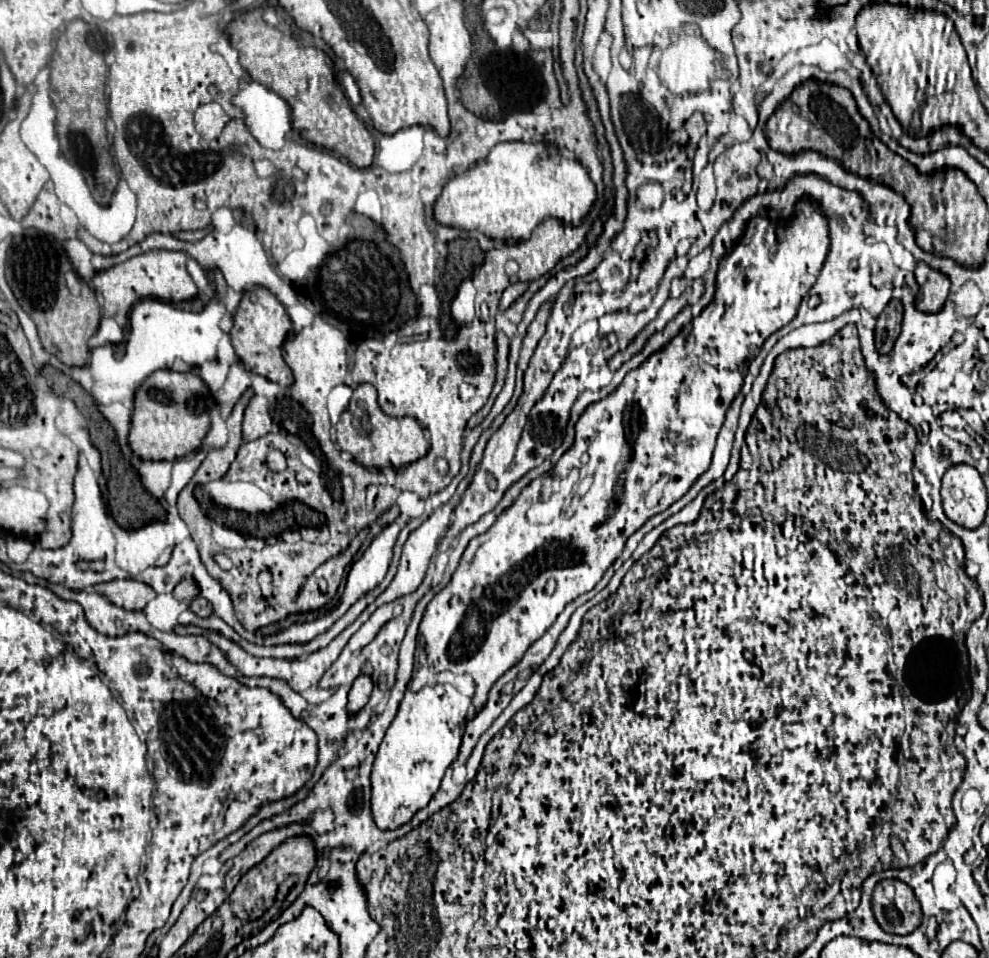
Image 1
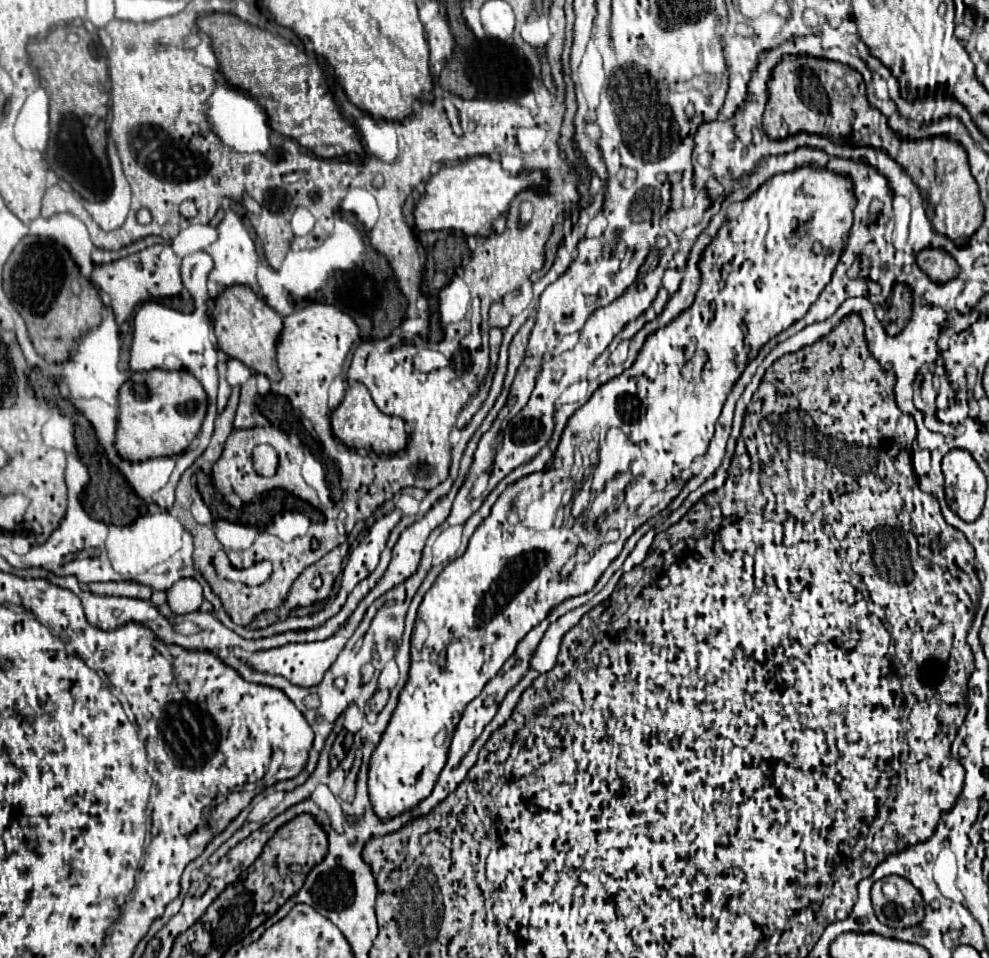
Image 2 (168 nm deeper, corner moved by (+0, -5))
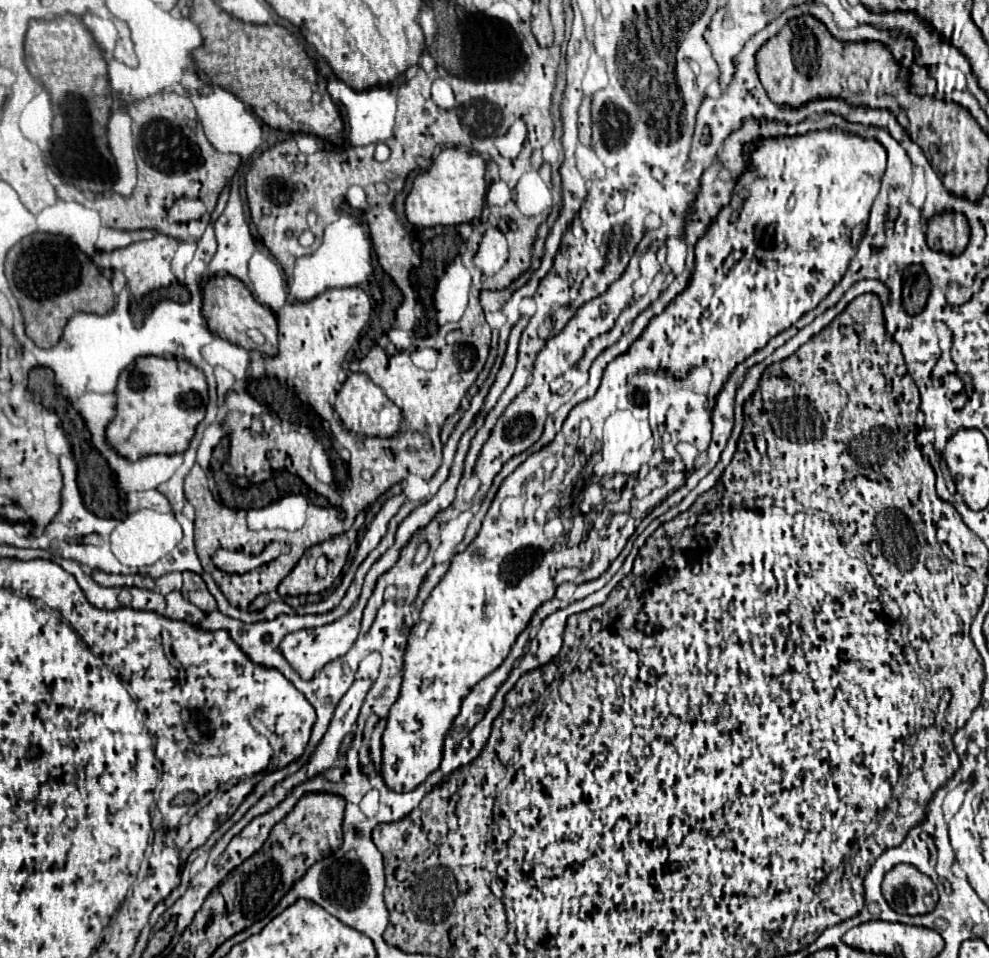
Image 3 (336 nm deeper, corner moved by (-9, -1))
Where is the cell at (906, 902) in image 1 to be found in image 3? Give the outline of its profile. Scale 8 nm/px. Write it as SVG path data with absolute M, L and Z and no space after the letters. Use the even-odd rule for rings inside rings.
M896 865L882 881L882 893L896 913L924 915L938 903L938 889L912 865Z

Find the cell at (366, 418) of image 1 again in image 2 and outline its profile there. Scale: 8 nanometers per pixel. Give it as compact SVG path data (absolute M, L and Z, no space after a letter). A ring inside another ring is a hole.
M351 381L343 401L331 411L331 427L333 433L353 449L365 449L373 453L395 453L407 447L407 433L405 433L405 423L399 417L385 415L377 409L377 405L371 399L371 393L363 383Z

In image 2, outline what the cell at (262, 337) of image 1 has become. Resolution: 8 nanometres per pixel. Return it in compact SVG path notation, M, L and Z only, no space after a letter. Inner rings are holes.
M231 285L219 293L213 307L213 331L219 343L219 349L233 359L245 363L251 371L269 377L271 381L281 379L281 371L275 361L275 347L279 333L283 329L283 317L275 313L263 297L255 295L249 287Z

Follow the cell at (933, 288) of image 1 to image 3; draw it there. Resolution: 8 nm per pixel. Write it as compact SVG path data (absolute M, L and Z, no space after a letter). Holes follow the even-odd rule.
M940 213L928 221L926 243L932 251L960 255L968 245L968 223L960 213Z

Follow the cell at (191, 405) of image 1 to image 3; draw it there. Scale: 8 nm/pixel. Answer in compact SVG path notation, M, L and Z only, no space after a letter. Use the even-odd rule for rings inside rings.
M136 359L122 371L116 393L116 417L106 429L106 439L120 455L132 461L156 453L184 453L208 405L204 373L186 359Z

